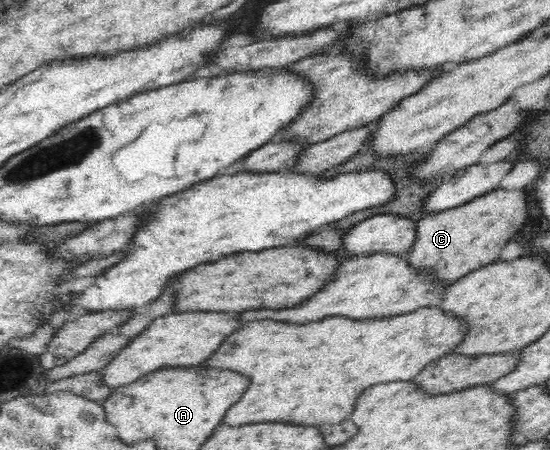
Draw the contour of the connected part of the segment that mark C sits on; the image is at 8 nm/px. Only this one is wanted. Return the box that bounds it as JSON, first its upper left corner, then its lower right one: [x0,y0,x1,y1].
[406,188,528,286]

